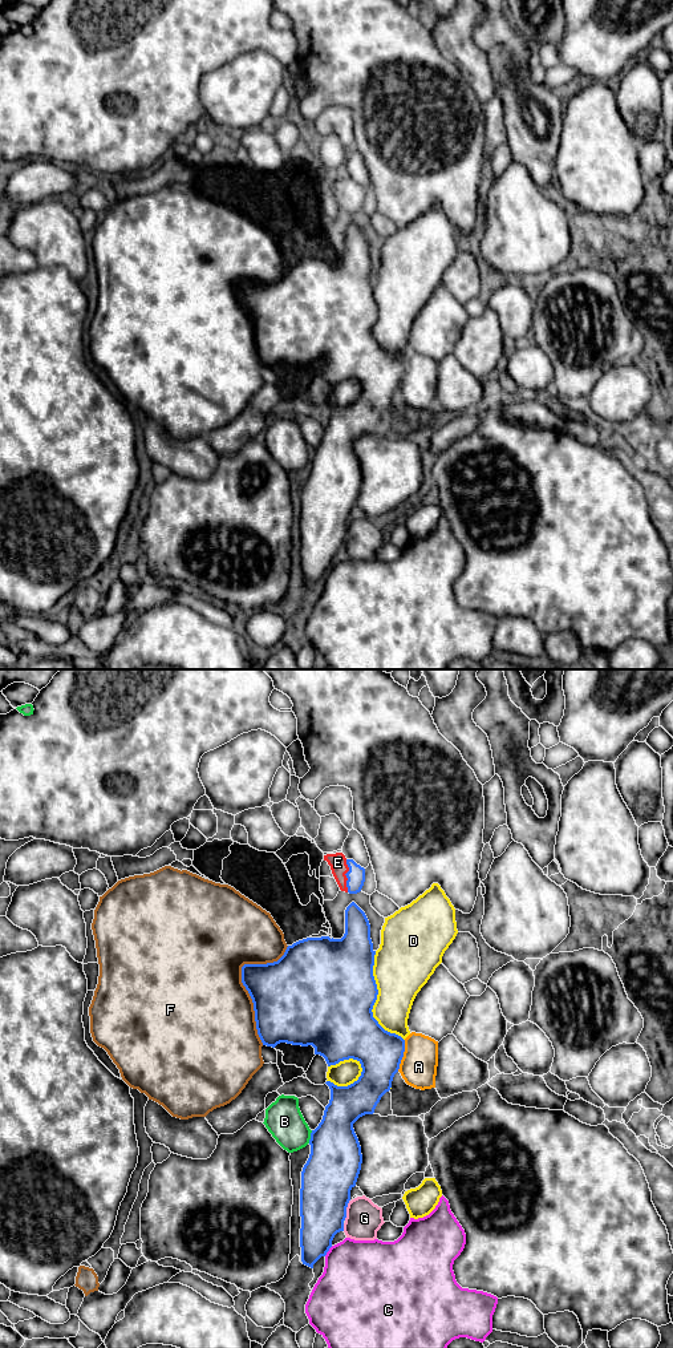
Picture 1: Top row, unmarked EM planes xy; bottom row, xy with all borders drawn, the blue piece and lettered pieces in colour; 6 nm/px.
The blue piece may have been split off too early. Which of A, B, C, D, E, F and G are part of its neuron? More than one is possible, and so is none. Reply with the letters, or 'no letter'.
E

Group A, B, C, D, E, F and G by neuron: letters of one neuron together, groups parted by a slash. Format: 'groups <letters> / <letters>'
groups A / B / C / D / E / F / G

